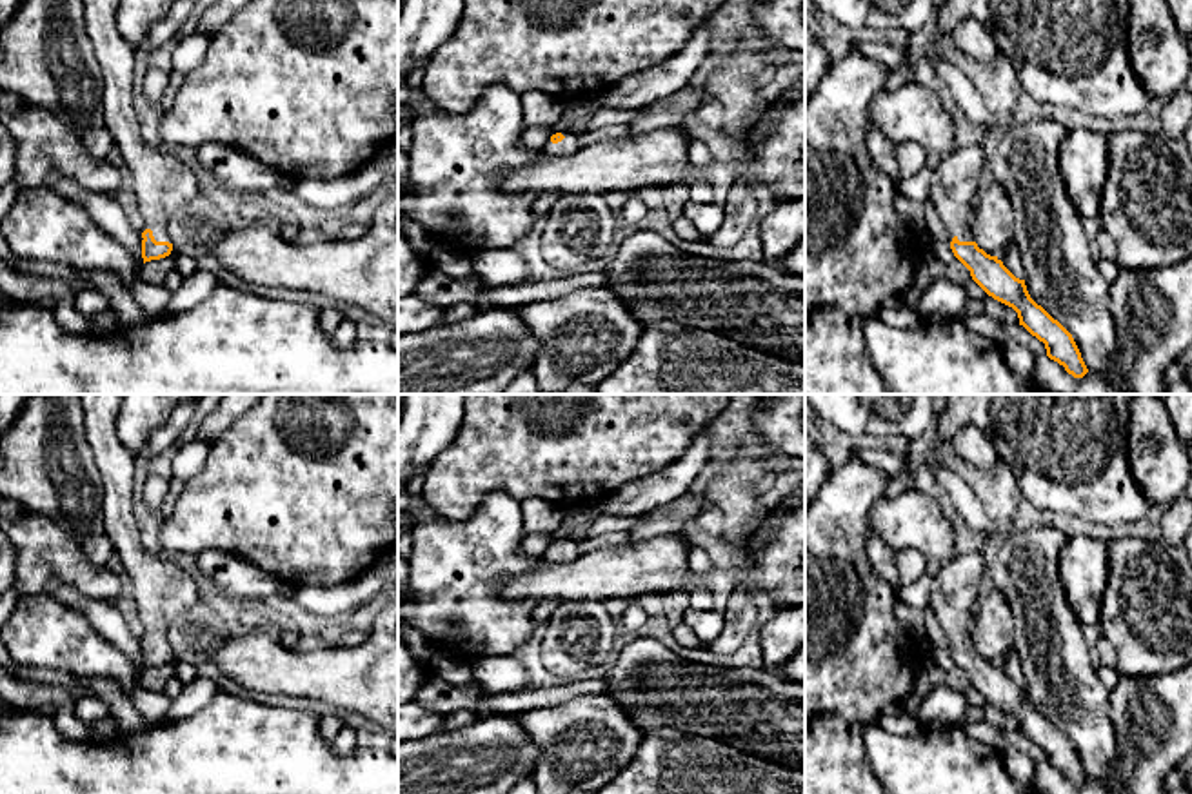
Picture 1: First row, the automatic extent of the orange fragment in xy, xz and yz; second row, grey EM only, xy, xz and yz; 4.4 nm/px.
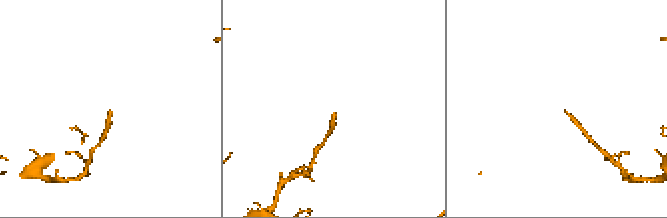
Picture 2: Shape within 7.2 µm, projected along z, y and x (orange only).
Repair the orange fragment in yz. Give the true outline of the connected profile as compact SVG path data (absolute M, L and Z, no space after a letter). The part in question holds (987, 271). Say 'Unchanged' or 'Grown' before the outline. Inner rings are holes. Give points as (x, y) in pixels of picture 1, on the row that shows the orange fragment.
Grown. M956 145L939 158L932 173L929 200L949 229L950 249L988 296L1018 313L1019 325L1045 343L1050 360L1074 378L1083 378L1088 369L1072 334L1030 298L1025 280L1016 278L998 256L987 254L974 242L968 223L983 165L981 145Z

